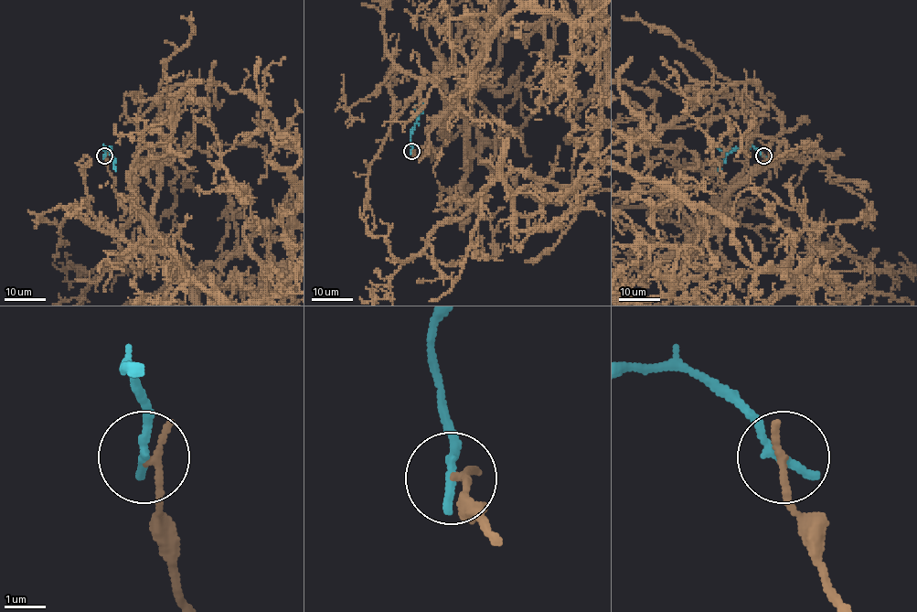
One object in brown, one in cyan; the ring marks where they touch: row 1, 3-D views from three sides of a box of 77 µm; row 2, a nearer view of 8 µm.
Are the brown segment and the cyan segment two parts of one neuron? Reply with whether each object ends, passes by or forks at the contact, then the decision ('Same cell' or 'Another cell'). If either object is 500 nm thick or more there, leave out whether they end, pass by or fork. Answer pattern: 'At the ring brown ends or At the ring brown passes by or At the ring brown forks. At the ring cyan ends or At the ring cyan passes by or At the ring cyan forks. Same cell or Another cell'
At the ring brown ends. At the ring cyan ends. Another cell

